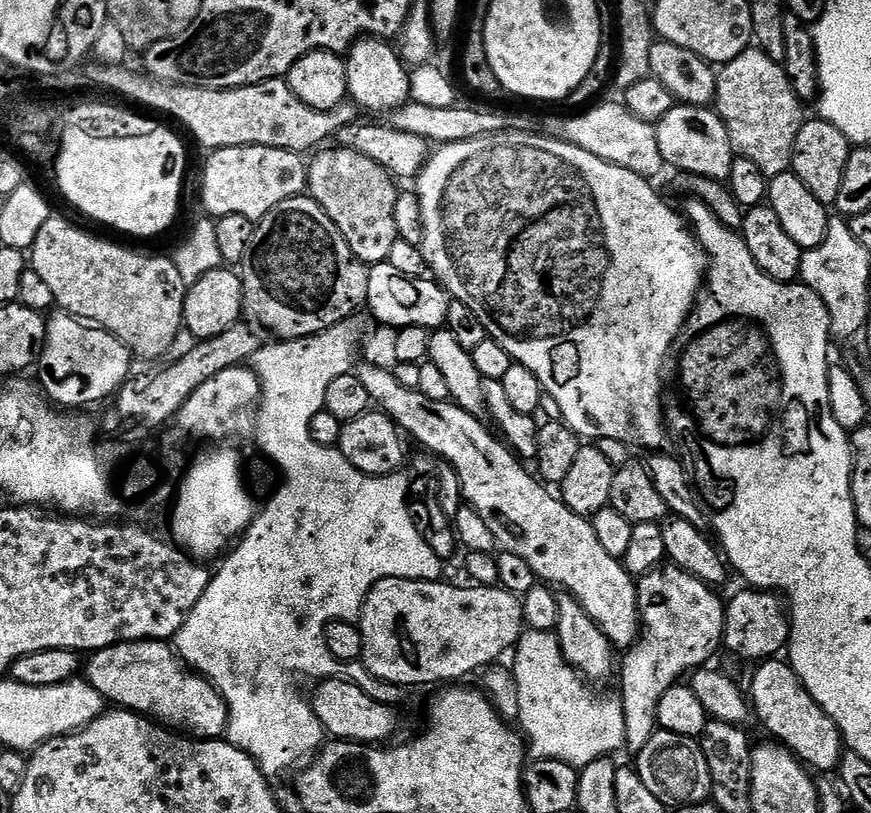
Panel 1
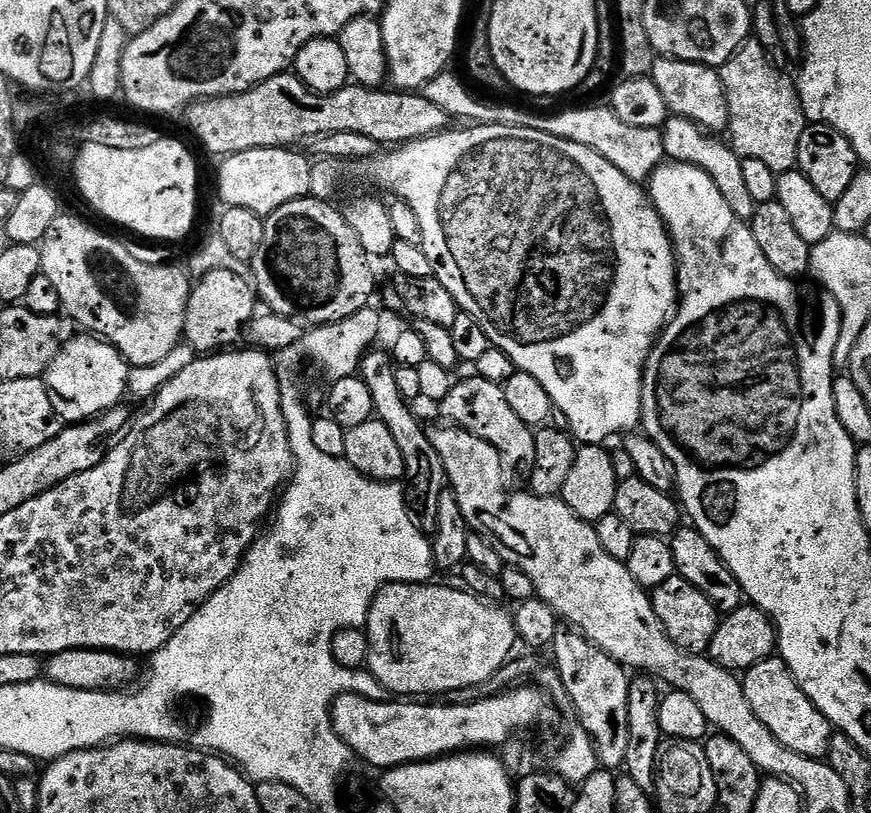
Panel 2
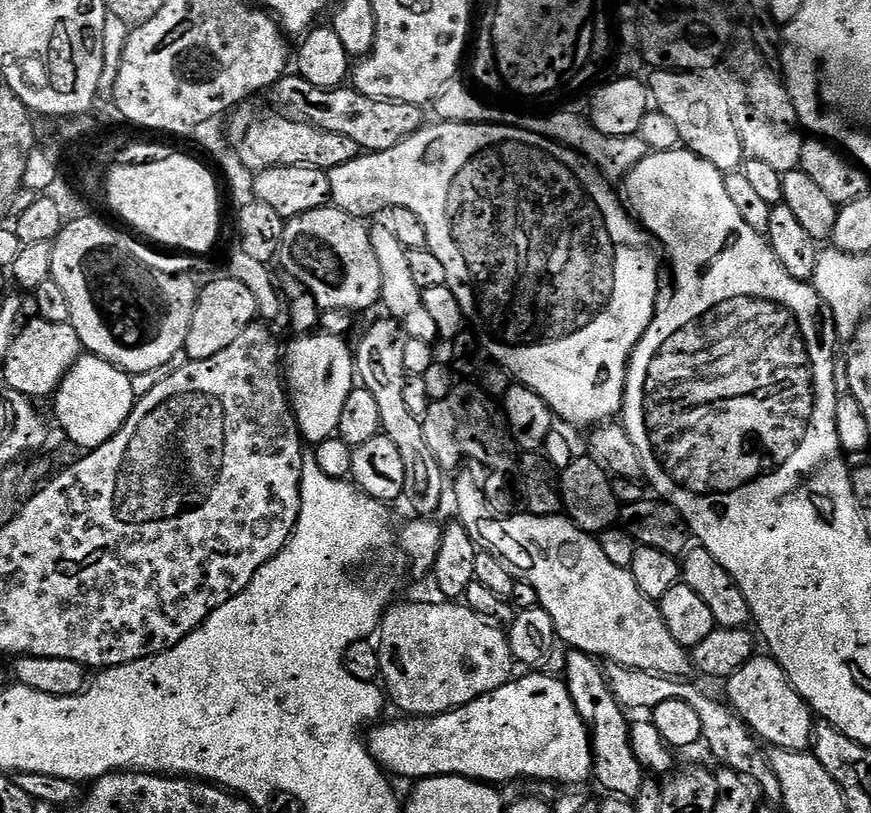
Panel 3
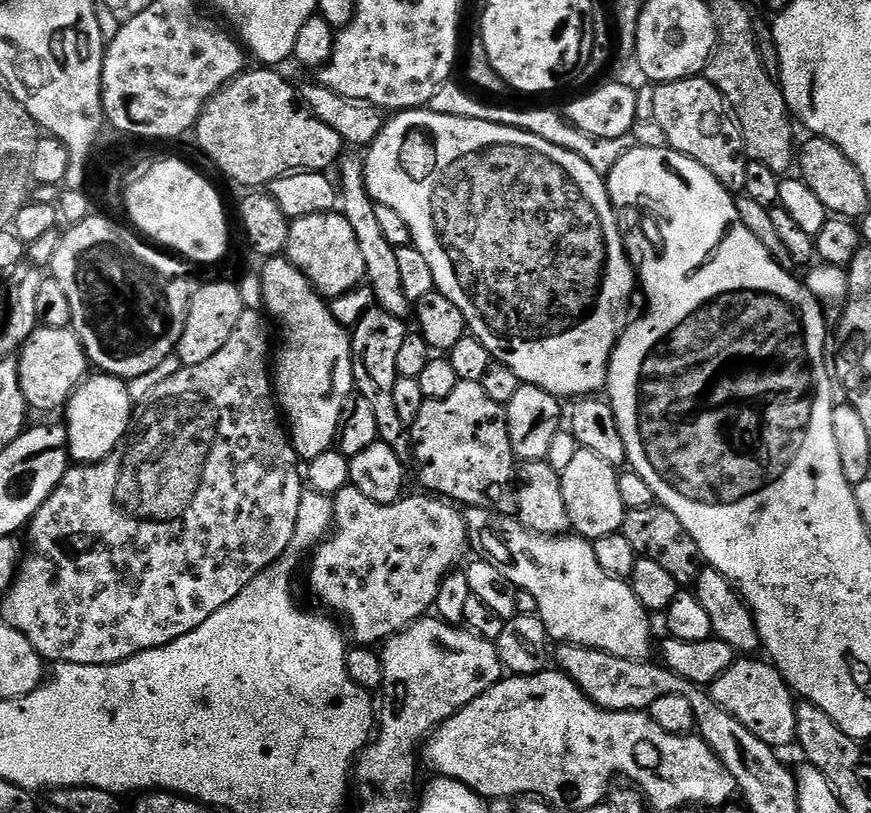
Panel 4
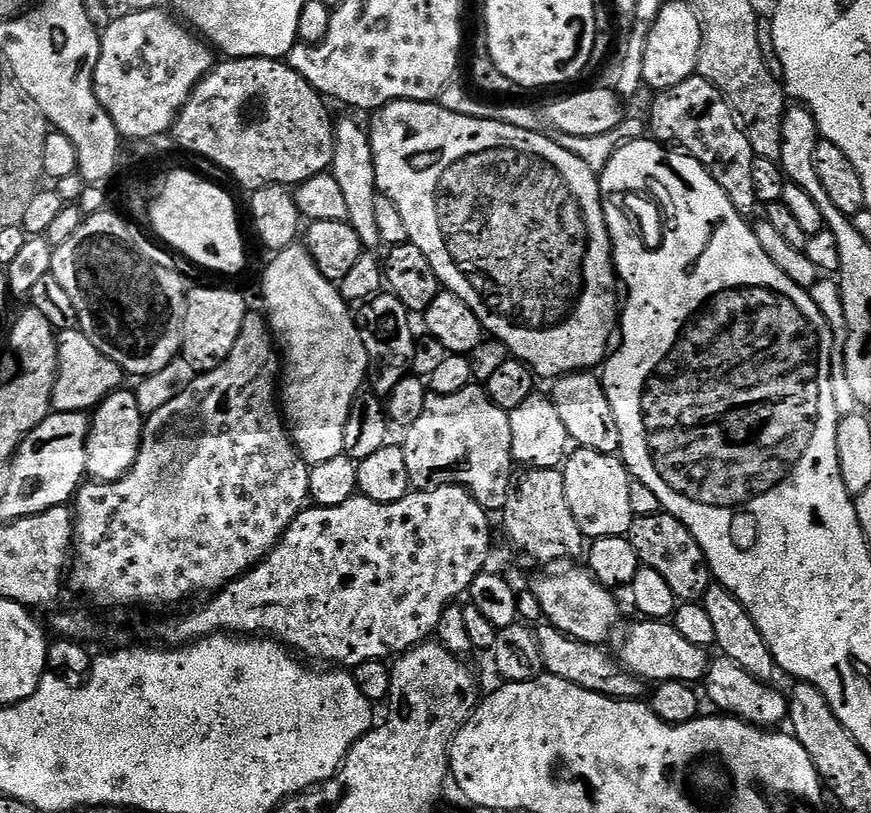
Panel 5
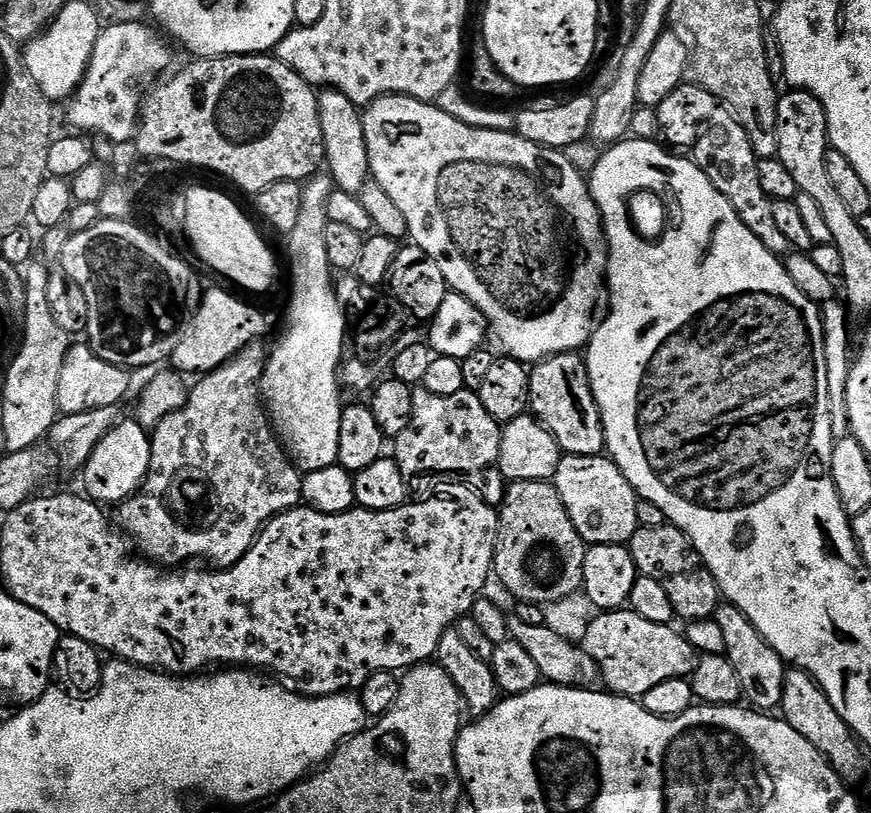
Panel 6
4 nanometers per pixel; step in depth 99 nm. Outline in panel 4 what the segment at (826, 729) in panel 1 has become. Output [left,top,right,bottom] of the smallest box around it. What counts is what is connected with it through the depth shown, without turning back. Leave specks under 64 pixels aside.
[710,658,798,750]

